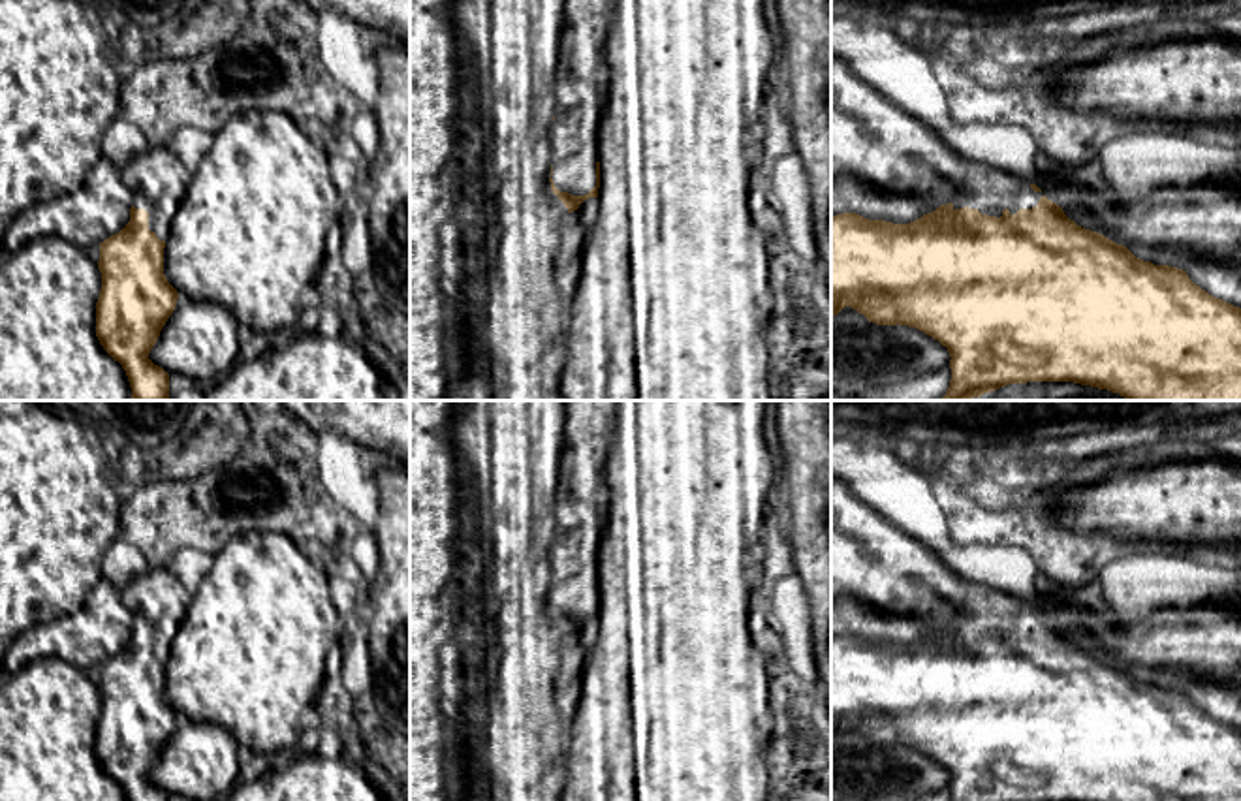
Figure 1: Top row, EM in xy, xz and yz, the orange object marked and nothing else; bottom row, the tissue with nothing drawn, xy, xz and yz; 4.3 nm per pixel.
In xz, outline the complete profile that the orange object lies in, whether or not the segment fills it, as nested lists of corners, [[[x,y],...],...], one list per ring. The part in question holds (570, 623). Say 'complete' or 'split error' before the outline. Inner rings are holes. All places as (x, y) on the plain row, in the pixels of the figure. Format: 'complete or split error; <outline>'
split error; [[[564,400],[549,604],[568,634],[598,619],[598,549],[609,506],[605,464],[613,448],[615,402]]]

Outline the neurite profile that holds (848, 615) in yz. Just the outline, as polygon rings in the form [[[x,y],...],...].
[[[831,598],[831,637],[842,634],[856,634],[869,641],[910,645],[931,634],[931,624],[886,615],[856,598]]]

